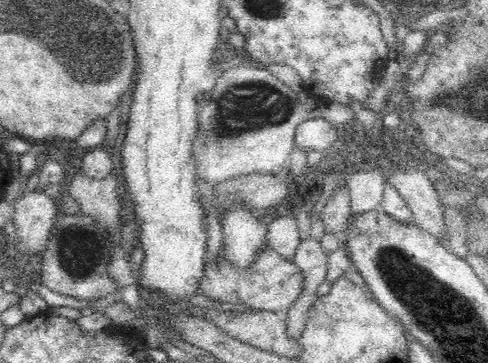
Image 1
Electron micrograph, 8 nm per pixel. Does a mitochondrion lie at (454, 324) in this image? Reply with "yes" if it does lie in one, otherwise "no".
yes

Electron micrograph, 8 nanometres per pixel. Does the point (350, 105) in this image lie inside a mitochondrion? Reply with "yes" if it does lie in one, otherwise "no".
no

